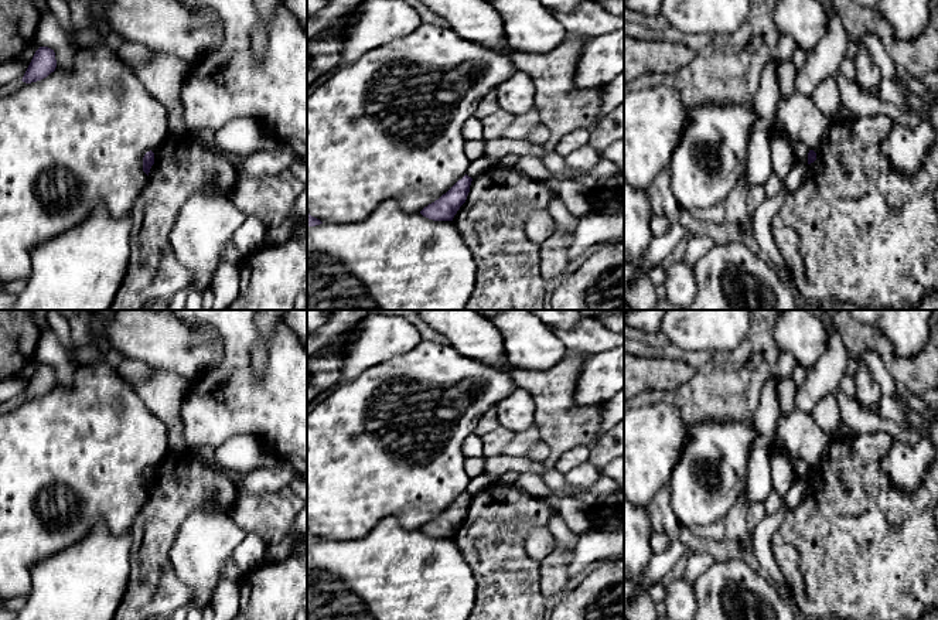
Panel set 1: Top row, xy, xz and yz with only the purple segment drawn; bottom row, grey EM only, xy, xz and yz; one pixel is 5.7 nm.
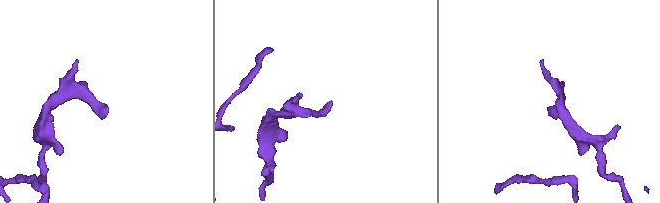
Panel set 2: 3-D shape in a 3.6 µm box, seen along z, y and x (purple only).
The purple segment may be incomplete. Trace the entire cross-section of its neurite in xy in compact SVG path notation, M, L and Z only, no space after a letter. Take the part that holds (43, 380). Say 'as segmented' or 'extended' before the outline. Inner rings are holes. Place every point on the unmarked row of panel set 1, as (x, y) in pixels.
as segmented; M40 364L35 368L21 398L25 401L41 398L47 395L51 389L54 389L55 385L57 377L54 367L48 364Z

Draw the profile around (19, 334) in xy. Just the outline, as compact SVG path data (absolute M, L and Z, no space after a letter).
M0 310L0 382L17 377L34 360L38 340L28 310Z

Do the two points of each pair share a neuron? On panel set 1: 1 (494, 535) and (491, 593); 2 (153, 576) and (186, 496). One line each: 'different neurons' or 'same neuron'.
1: same neuron
2: same neuron

